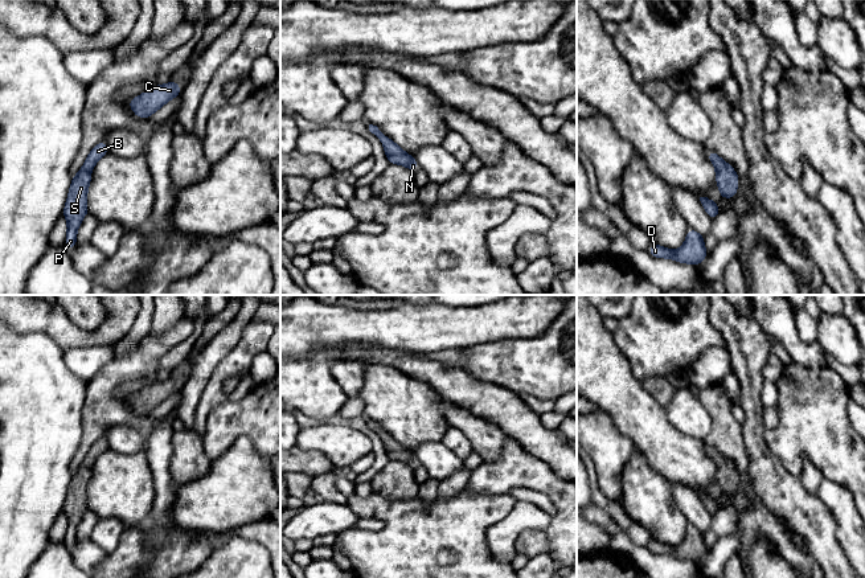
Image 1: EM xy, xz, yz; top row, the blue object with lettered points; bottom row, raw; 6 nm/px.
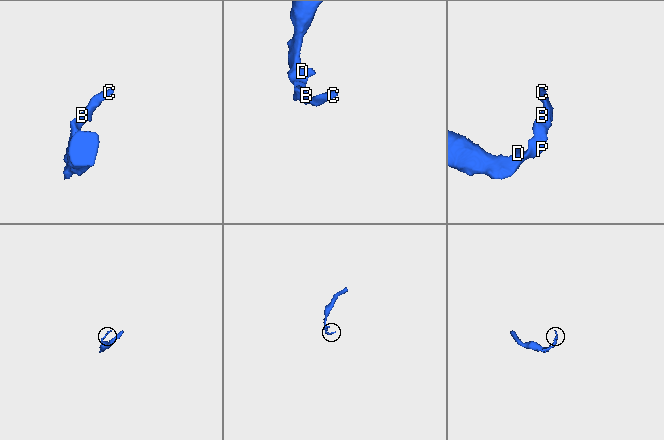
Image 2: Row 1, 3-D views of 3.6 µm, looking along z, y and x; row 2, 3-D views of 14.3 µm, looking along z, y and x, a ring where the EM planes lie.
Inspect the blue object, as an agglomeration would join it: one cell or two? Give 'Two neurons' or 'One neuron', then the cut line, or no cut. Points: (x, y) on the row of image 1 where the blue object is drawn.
One neuron. No split

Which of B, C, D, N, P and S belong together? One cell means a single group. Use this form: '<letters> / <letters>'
B C D N P S

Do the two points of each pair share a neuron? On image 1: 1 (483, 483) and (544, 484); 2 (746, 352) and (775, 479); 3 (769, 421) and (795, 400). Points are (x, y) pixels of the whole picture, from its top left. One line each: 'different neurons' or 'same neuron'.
1: same neuron
2: same neuron
3: different neurons

